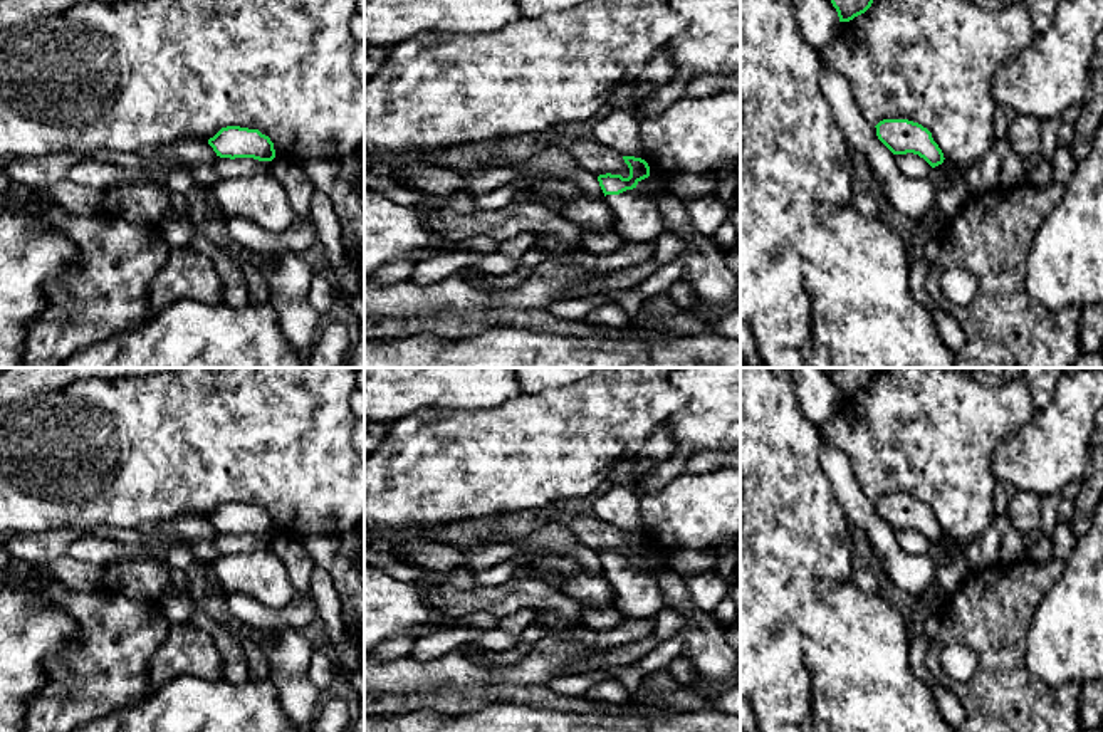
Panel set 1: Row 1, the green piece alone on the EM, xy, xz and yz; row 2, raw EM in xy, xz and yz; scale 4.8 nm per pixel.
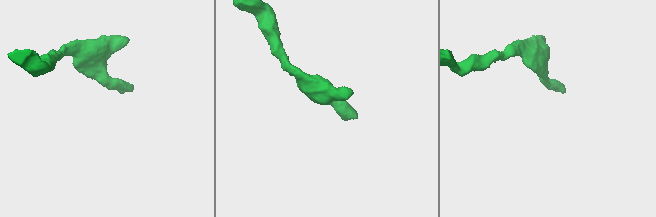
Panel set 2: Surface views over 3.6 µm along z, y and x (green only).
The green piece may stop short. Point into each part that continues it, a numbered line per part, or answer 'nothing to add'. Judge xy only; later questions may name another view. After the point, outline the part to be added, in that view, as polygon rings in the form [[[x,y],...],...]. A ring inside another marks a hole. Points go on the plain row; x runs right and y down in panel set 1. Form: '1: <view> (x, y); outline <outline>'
nothing to add

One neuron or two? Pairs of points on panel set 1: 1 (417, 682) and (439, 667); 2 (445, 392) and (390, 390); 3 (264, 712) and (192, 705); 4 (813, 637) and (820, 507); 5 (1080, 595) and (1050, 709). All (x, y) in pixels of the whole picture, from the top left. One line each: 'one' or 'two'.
1: one
2: one
3: one
4: two
5: two

